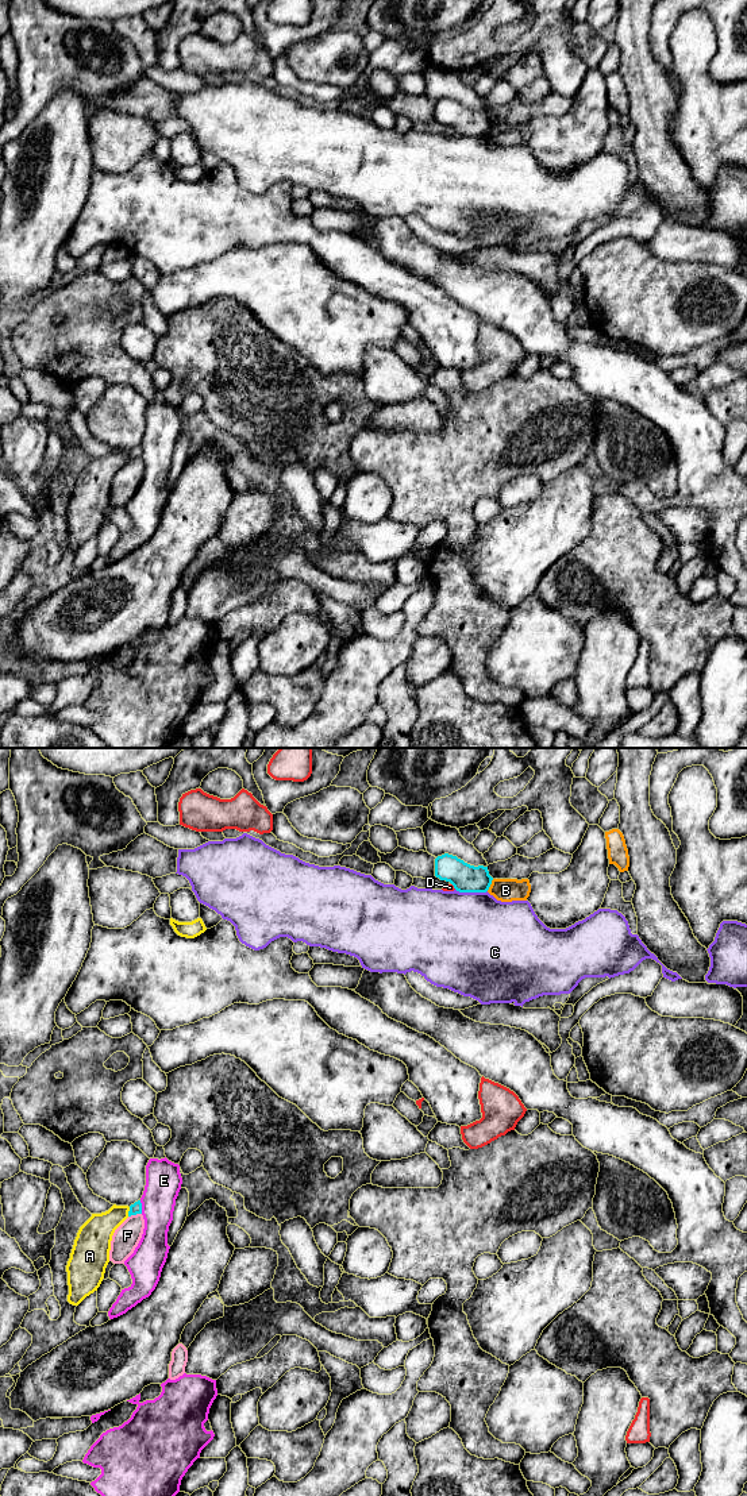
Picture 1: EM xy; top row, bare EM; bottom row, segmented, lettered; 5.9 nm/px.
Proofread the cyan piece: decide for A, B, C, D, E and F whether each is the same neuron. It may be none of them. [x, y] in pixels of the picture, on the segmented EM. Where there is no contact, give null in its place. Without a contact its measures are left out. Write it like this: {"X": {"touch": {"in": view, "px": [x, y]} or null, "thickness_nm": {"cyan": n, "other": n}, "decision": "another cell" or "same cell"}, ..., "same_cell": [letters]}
{"A": {"touch": {"in": "xy", "px": [129, 1211]}, "thickness_nm": {"cyan": 70, "other": 200}, "decision": "another cell"}, "B": {"touch": {"in": "xy", "px": [491, 883]}, "thickness_nm": {"cyan": 170, "other": 140}, "decision": "another cell"}, "C": {"touch": {"in": "xy", "px": [472, 891]}, "thickness_nm": {"cyan": 170, "other": 500}, "decision": "another cell"}, "D": {"touch": {"in": "xy", "px": [453, 885]}, "thickness_nm": {"cyan": 170, "other": 50}, "decision": "another cell"}, "E": {"touch": {"in": "xy", "px": [141, 1207]}, "thickness_nm": {"cyan": 70, "other": 220}, "decision": "another cell"}, "F": {"touch": {"in": "xy", "px": [134, 1214]}, "thickness_nm": {"cyan": 70, "other": 160}, "decision": "another cell"}, "same_cell": []}

